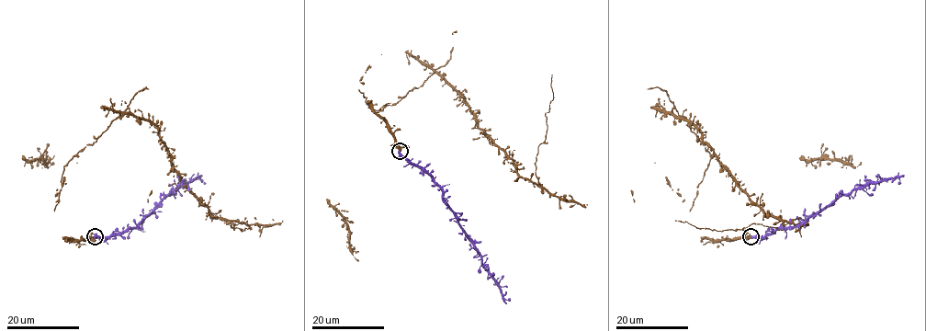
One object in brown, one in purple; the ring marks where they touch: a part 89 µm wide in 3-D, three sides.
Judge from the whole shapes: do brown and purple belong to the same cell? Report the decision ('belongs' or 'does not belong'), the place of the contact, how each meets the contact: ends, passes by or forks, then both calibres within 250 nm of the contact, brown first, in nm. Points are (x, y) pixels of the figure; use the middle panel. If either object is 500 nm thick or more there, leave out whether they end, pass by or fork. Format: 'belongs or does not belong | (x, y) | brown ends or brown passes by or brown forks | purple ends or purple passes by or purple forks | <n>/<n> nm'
belongs | (400, 151) | brown passes by | purple ends | 400/480 nm

